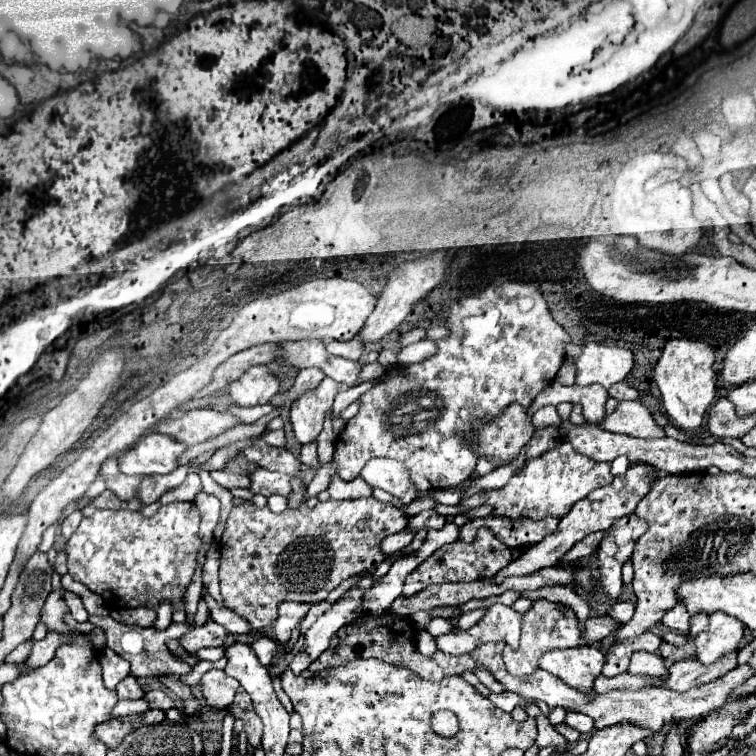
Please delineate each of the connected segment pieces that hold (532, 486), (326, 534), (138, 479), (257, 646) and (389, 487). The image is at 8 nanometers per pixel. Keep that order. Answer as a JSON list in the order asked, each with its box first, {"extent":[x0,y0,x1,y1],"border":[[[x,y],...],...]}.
[{"extent":[481,440,613,520],"border":[[[561,440],[553,450],[531,458],[521,472],[515,472],[511,480],[503,488],[481,490],[487,492],[487,502],[493,506],[491,516],[501,516],[509,520],[517,520],[529,516],[531,520],[541,520],[541,516],[565,516],[575,502],[583,500],[595,488],[607,486],[613,482],[611,464],[609,462],[595,462],[583,454],[579,454],[569,440]]]},{"extent":[219,498,407,632],"border":[[[375,498],[325,500],[325,502],[319,502],[315,508],[301,506],[297,510],[285,510],[281,514],[271,512],[267,506],[259,508],[253,502],[243,502],[231,510],[221,544],[219,544],[219,552],[221,552],[219,584],[221,584],[223,606],[237,612],[241,618],[245,618],[253,632],[261,632],[277,618],[277,606],[281,602],[325,600],[327,594],[349,576],[361,574],[365,570],[375,570],[377,564],[387,558],[379,550],[381,540],[389,534],[401,532],[405,528],[405,520],[407,516],[401,510],[393,508],[391,504],[383,504]]]},{"extent":[101,458,143,500],"border":[[[117,458],[105,460],[101,466],[101,476],[107,480],[107,488],[117,494],[119,500],[133,500],[137,496],[137,488],[143,482],[143,476],[127,476],[119,470]]]},{"extent":[249,636,297,664],"border":[[[291,636],[291,642],[289,644],[285,644],[285,646],[279,646],[279,644],[273,644],[273,640],[269,640],[269,638],[257,638],[253,644],[249,644],[251,648],[253,648],[253,652],[257,654],[257,658],[259,658],[259,662],[261,664],[271,664],[271,658],[273,658],[273,654],[275,652],[279,652],[279,650],[289,650],[293,644],[297,642],[297,638],[295,636]]]},{"extent":[360,460,415,504],"border":[[[370,460],[363,468],[360,476],[373,488],[381,488],[393,496],[397,496],[403,504],[411,504],[415,500],[415,488],[409,482],[409,470],[405,464],[397,464],[395,460]]]}]

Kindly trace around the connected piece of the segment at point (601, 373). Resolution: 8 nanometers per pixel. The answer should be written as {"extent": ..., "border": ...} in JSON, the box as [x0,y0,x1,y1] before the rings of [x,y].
{"extent":[575,342,633,390],"border":[[[589,342],[583,348],[583,354],[575,360],[575,366],[579,386],[601,384],[605,390],[609,390],[631,372],[633,352],[621,346]]]}

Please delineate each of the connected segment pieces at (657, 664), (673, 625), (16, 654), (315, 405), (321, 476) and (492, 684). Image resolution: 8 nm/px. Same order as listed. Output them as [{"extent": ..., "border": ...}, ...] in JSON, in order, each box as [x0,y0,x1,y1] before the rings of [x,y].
[{"extent":[629,652,669,680],"border":[[[635,652],[629,664],[629,674],[643,676],[647,680],[667,680],[669,670],[665,666],[665,660],[657,654],[647,654],[647,652]]]},{"extent":[661,604,691,634],"border":[[[677,604],[673,606],[661,620],[661,624],[665,624],[667,628],[671,630],[677,630],[681,634],[687,634],[689,632],[689,620],[691,620],[691,612],[685,612],[685,606],[683,604]]]},{"extent":[5,640,33,663],"border":[[[28,640],[27,642],[20,644],[5,658],[5,662],[17,662],[17,663],[24,662],[31,653],[32,645],[33,645],[32,640]]]},{"extent":[291,378,347,444],"border":[[[325,378],[315,390],[297,398],[291,406],[291,424],[295,438],[301,444],[311,444],[317,440],[323,428],[325,410],[331,408],[333,398],[339,390],[347,388],[347,384],[339,384],[333,378]]]},{"extent":[303,464,335,504],"border":[[[331,464],[331,466],[323,466],[323,468],[319,468],[317,478],[313,478],[311,488],[305,492],[303,504],[307,504],[307,500],[309,500],[311,496],[317,496],[319,492],[327,490],[327,486],[329,486],[329,482],[331,482],[331,474],[333,474],[333,472],[335,472],[335,466],[333,466],[333,464]]]},{"extent":[475,670,505,694],"border":[[[477,670],[475,675],[478,677],[480,682],[483,682],[491,692],[495,692],[495,694],[499,694],[499,692],[503,692],[505,688],[501,686],[501,684],[497,684],[497,680],[493,678],[493,676],[489,672],[485,672],[485,670]]]}]

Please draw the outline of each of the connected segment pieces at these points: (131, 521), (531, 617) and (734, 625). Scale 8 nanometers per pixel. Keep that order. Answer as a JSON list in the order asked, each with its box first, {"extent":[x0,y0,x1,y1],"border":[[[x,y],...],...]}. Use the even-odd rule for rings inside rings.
[{"extent":[67,502,203,610],"border":[[[171,502],[167,506],[161,506],[157,510],[155,516],[147,518],[143,516],[141,512],[133,512],[133,510],[97,510],[93,516],[89,518],[83,518],[79,528],[75,530],[75,534],[67,540],[67,566],[69,566],[69,574],[79,580],[81,584],[85,584],[91,592],[103,596],[103,600],[109,604],[109,608],[149,608],[149,610],[157,610],[161,602],[173,602],[173,610],[185,610],[187,604],[185,604],[185,594],[187,594],[187,588],[191,584],[191,578],[195,574],[195,568],[197,568],[197,554],[199,554],[199,548],[203,546],[201,542],[201,536],[199,536],[199,520],[201,520],[201,514],[199,514],[199,508],[195,506],[195,502]]]},{"extent":[503,600,581,676],"border":[[[535,600],[533,606],[523,614],[523,632],[521,632],[519,648],[513,650],[511,646],[505,646],[503,650],[503,662],[507,666],[507,672],[513,676],[525,676],[529,672],[535,672],[543,652],[553,648],[573,648],[579,644],[579,634],[581,634],[579,620],[571,606],[561,602]]]},{"extent":[693,612,743,664],"border":[[[713,612],[709,616],[709,626],[693,638],[697,648],[697,660],[701,664],[711,664],[725,652],[737,650],[741,638],[743,624],[739,620],[733,620],[723,612]]]}]

